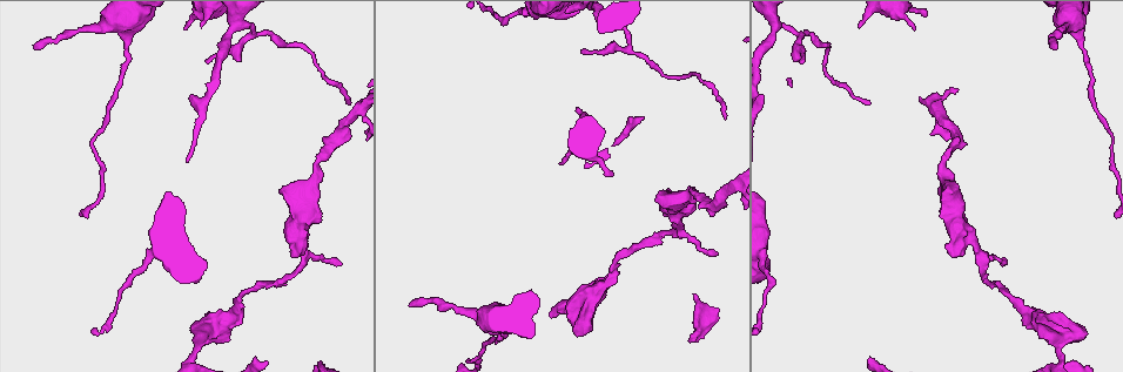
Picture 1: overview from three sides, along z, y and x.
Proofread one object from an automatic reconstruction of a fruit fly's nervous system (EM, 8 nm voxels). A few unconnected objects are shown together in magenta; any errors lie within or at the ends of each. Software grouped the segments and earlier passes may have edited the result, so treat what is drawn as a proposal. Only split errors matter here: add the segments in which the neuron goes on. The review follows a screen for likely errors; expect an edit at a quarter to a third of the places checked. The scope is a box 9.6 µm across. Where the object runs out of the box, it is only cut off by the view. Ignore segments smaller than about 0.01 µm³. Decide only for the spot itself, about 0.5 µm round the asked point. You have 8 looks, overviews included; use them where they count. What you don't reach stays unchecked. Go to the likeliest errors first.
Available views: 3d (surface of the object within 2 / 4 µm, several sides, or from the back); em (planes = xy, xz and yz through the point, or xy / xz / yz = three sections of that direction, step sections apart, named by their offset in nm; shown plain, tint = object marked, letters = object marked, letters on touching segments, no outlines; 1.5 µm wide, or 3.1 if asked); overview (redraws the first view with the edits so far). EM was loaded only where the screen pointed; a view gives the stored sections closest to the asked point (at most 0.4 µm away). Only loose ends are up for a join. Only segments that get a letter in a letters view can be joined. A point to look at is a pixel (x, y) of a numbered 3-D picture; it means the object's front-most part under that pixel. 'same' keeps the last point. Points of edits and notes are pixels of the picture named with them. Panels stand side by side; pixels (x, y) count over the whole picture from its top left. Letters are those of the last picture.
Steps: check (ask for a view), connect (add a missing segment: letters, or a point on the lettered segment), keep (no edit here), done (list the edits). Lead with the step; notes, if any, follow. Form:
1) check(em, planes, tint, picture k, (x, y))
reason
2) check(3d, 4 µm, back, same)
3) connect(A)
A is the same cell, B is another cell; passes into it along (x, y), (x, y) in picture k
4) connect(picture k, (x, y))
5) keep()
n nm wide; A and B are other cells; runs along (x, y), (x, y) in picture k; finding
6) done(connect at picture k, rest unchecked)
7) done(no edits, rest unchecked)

check(3d, 2 µm, picture 1, (183, 29))
an open end

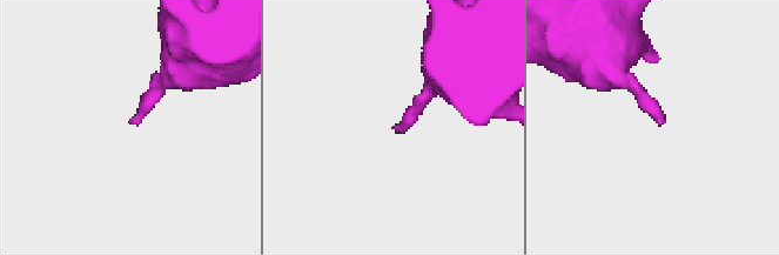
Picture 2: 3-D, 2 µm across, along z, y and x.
check(em, planes, tint, picture 2, (129, 122))
need the tissue

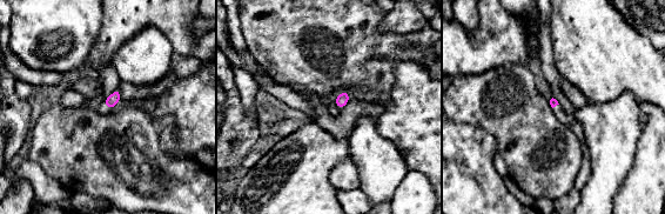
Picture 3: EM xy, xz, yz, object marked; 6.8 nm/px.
check(em, planes, letters, same)

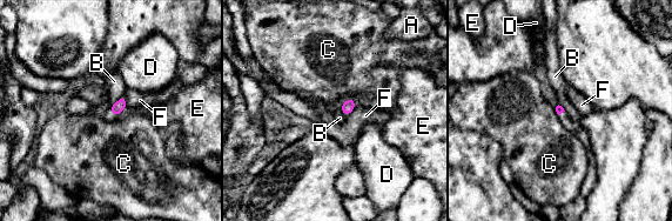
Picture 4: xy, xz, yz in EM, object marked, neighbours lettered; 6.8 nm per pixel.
keep()
A, B, C, D, E and F are other cells; border along (355, 98), (345, 100) in picture 4; none of them fits

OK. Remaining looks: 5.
check(em, planes, letters, picture 1, (36, 47))
tapers out

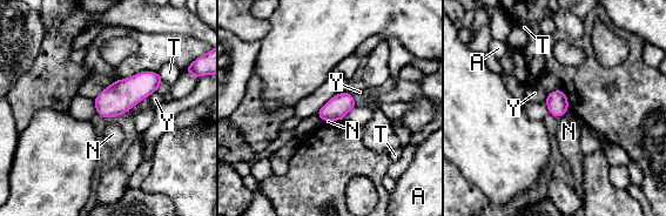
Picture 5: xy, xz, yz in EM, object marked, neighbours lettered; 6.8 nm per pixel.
keep()
A, N, T and Y are other cells; none of them fits

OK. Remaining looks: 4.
check(3d, 2 µm, picture 1, (1006, 261))
free end

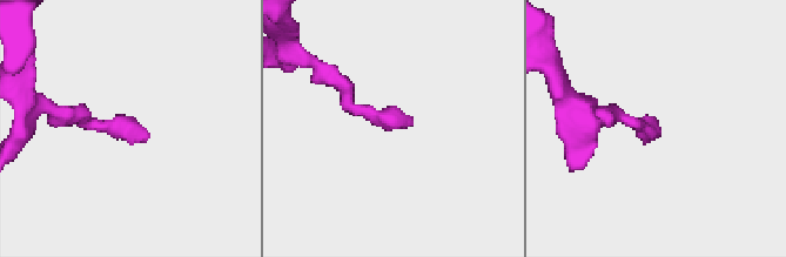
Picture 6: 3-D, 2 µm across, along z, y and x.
check(em, yz, step 4, letters, picture 6, (653, 137))
now the EM

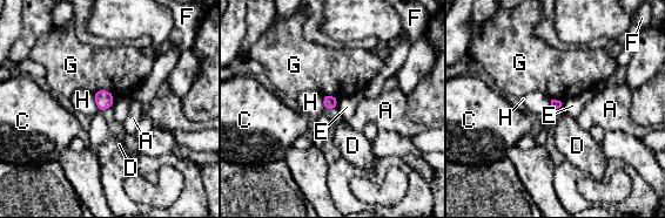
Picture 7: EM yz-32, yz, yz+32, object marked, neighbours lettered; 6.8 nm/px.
keep()
A, C, D, E, F, G and H are other cells; border along (338, 102), (335, 107) in picture 7; no lettered segment goes on from it

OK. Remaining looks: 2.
done(no edits, rest unchecked)

